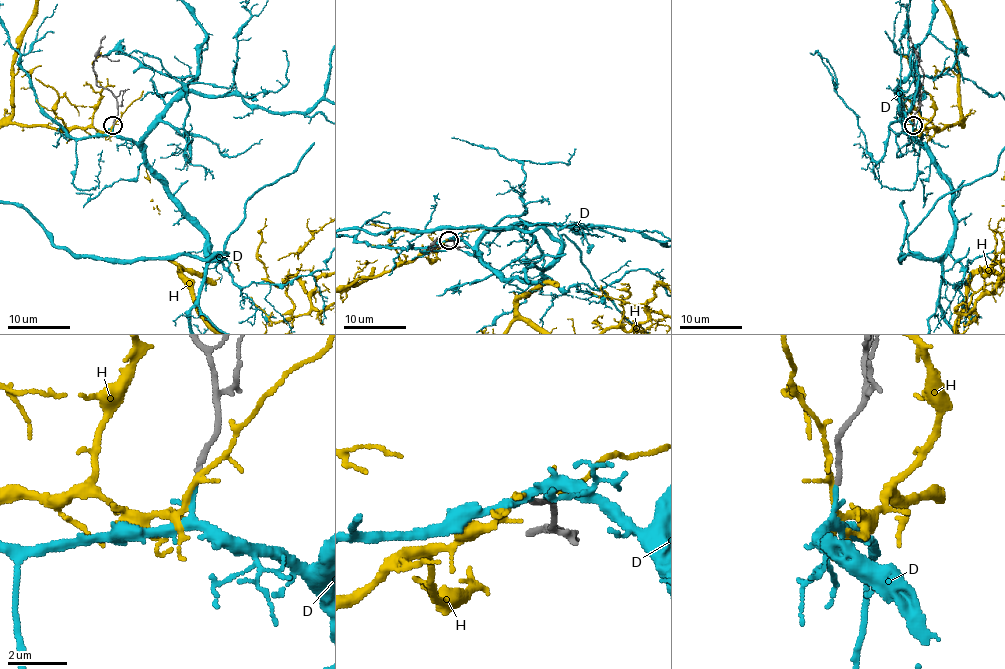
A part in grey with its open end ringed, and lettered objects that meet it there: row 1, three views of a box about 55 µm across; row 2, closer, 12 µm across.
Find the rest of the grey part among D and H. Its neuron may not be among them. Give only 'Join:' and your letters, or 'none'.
Join: D

